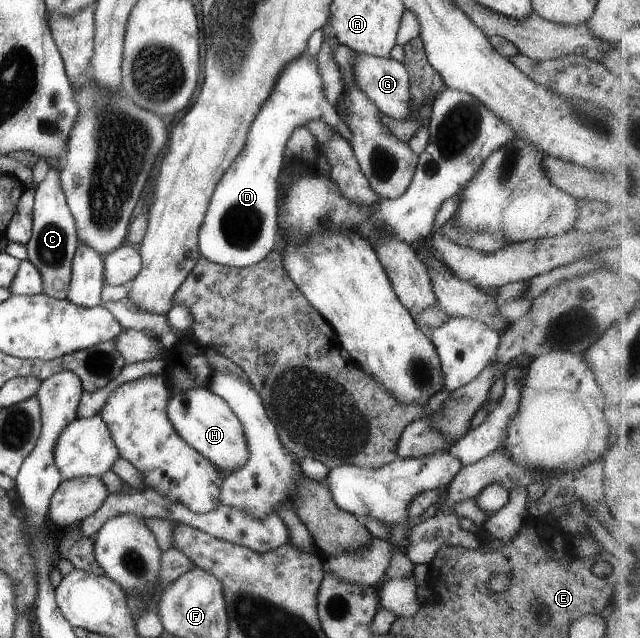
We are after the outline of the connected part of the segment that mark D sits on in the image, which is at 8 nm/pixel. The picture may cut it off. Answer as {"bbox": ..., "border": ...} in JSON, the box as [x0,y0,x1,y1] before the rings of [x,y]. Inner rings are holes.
{"bbox":[197,54,349,267],"border":[[[302,54],[283,67],[274,89],[250,124],[244,149],[216,184],[197,235],[199,257],[226,267],[248,267],[276,248],[279,177],[284,168],[285,145],[297,127],[313,119],[328,123],[349,142],[349,131],[339,112],[324,99],[315,58]]]}

